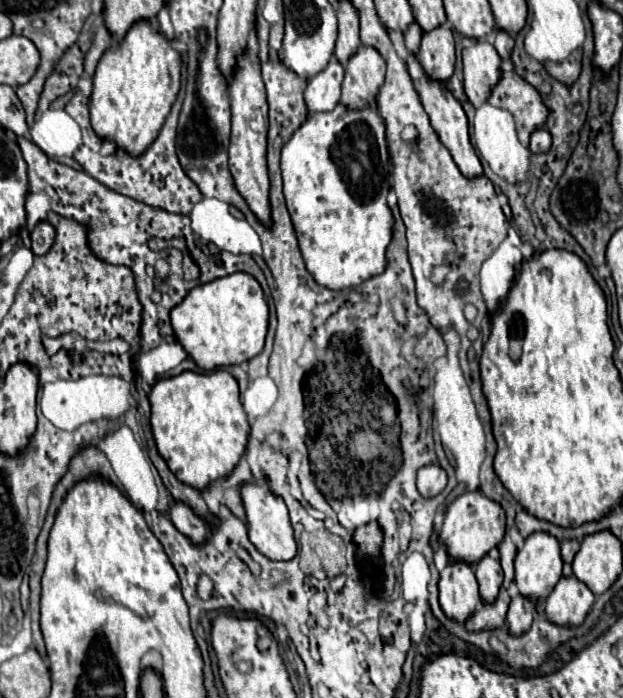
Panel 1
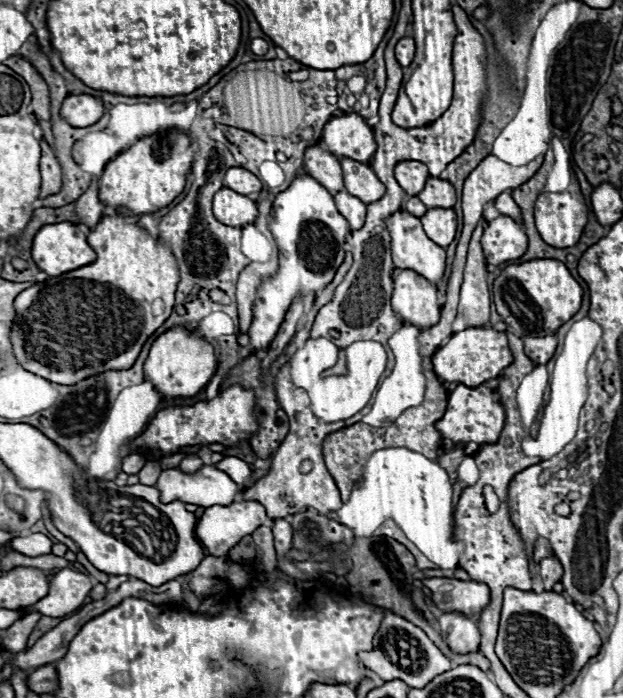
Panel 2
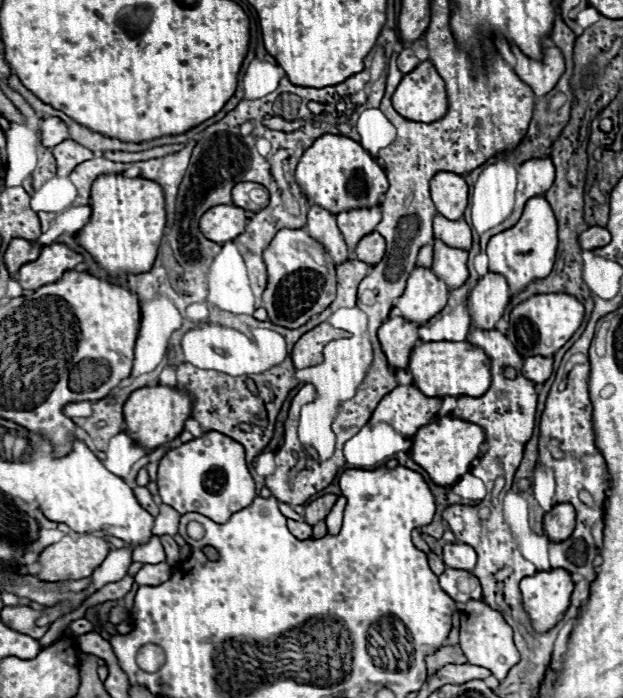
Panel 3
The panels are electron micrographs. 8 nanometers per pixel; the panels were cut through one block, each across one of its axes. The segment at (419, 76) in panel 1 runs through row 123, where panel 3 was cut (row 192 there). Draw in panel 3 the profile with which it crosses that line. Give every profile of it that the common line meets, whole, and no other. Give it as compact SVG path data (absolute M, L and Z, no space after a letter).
M438 172L430 180L430 194L436 210L448 220L460 220L468 204L468 184L454 172Z

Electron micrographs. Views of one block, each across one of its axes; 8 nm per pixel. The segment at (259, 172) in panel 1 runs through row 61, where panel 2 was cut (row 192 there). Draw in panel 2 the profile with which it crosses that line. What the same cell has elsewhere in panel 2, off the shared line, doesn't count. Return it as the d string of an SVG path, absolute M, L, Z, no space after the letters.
M228 168L226 176L224 176L224 186L232 188L234 192L240 192L240 194L254 194L254 192L262 190L262 182L244 168Z

